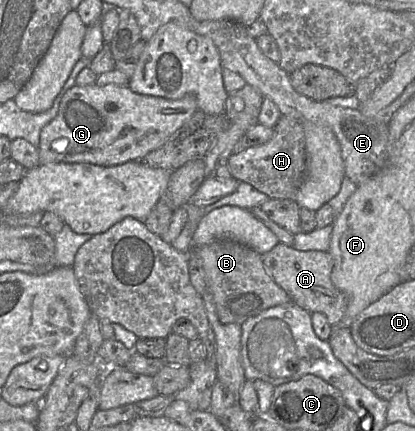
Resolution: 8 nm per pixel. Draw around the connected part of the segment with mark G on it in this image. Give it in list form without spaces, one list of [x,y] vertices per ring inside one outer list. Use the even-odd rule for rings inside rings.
[[[128,85],[77,86],[62,97],[57,116],[40,133],[39,165],[90,163],[115,166],[142,160],[198,111],[193,94],[172,100],[133,92]]]

